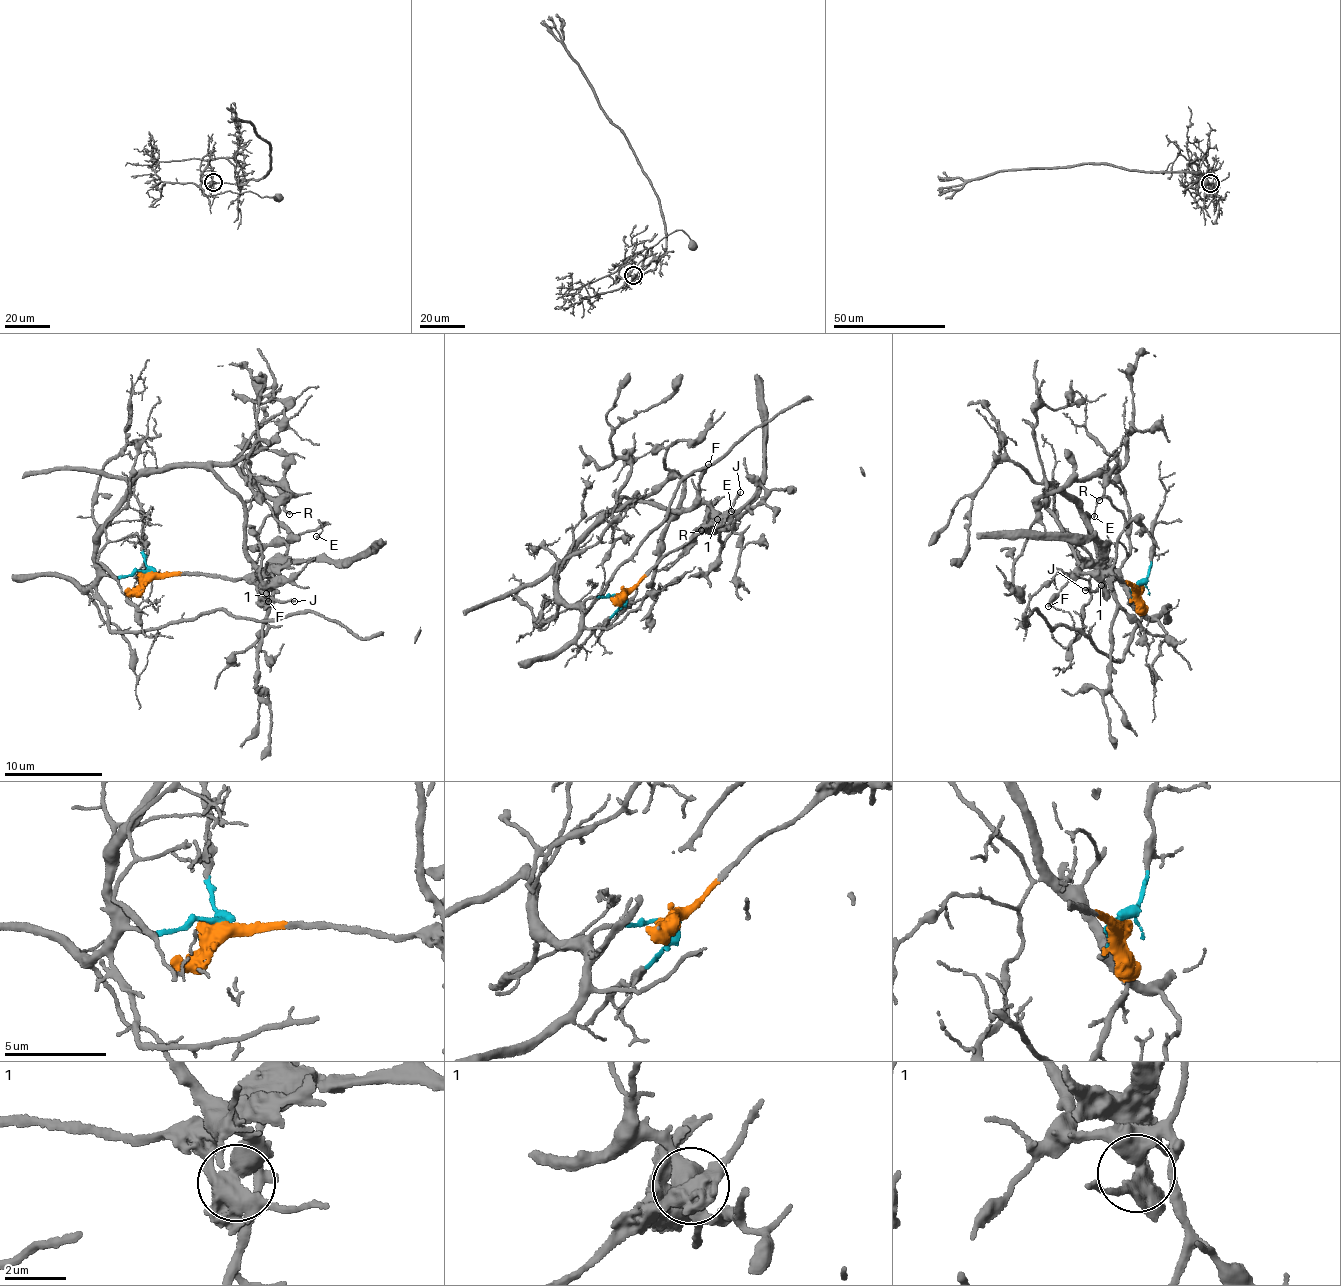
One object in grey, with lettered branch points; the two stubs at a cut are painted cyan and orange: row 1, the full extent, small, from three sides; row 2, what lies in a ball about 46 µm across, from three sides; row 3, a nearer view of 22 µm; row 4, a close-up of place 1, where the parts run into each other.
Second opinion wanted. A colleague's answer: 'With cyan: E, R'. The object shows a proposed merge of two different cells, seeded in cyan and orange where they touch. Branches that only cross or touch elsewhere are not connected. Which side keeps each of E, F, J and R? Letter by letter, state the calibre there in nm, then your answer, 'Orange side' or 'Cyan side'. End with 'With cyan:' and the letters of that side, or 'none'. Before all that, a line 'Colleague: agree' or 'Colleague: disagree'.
Colleague: disagree
E: Thickness 130 nm. Cyan side
F: Thickness 200 nm. Cyan side
J: Thickness 160 nm. Orange side
R: Thickness 160 nm. Cyan side
With cyan: E, F, R

